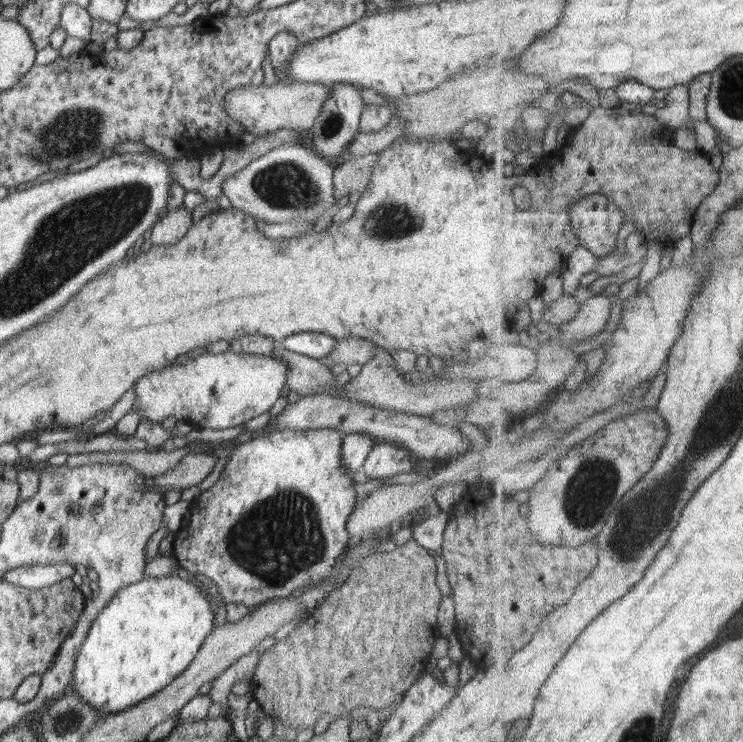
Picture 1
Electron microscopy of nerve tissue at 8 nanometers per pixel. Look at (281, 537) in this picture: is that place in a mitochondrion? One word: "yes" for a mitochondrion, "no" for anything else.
yes

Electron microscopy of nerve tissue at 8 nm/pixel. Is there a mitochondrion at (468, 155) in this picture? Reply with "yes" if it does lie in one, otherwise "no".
no

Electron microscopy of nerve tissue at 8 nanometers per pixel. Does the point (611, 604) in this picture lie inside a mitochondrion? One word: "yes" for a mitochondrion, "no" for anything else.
no

